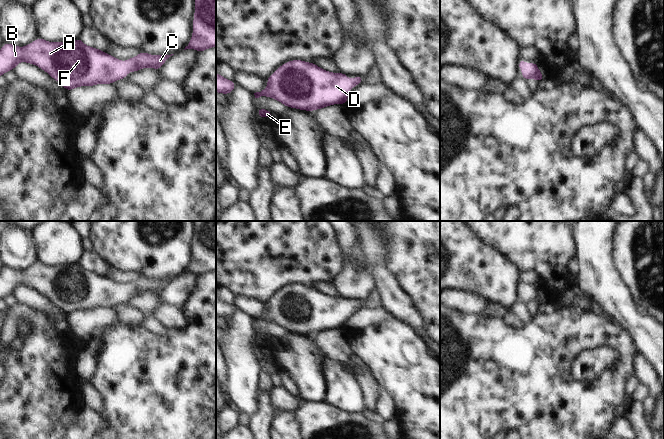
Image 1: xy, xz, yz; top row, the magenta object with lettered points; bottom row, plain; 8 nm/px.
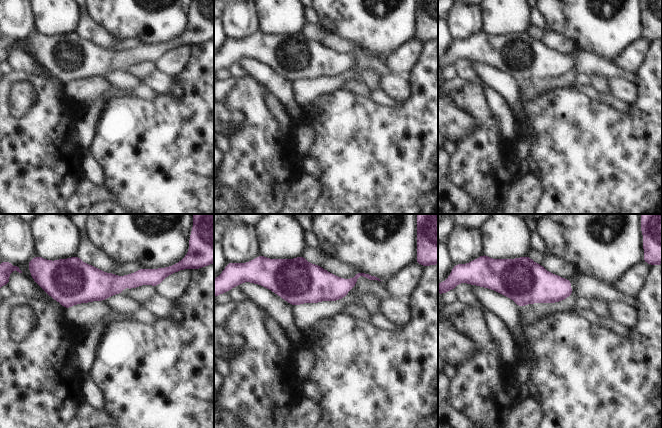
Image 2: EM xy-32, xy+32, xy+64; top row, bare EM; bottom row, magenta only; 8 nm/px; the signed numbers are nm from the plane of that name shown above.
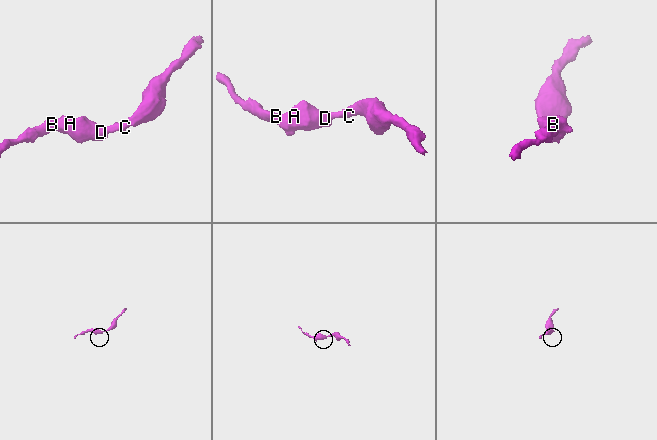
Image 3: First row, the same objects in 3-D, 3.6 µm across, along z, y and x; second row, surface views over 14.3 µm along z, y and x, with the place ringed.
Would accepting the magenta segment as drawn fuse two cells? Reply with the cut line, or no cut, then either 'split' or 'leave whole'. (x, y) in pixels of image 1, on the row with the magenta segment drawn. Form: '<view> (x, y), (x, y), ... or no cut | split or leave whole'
no cut | leave whole

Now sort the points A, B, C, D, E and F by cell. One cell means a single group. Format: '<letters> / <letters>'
A B C D E F

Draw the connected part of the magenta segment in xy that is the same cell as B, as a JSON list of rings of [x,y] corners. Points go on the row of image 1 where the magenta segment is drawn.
[[[38,38],[25,47],[14,46],[5,42],[0,50],[0,76],[13,70],[19,62],[27,62],[38,66],[58,81],[67,91],[80,86],[94,86],[97,84],[112,84],[125,79],[128,72],[135,72],[143,68],[160,69],[171,55],[154,56],[140,52],[137,56],[125,62],[99,50],[86,46],[79,38],[67,42],[48,42]]]

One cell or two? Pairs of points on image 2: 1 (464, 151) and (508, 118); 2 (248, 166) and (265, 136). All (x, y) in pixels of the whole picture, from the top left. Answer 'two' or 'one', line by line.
1: two
2: one

